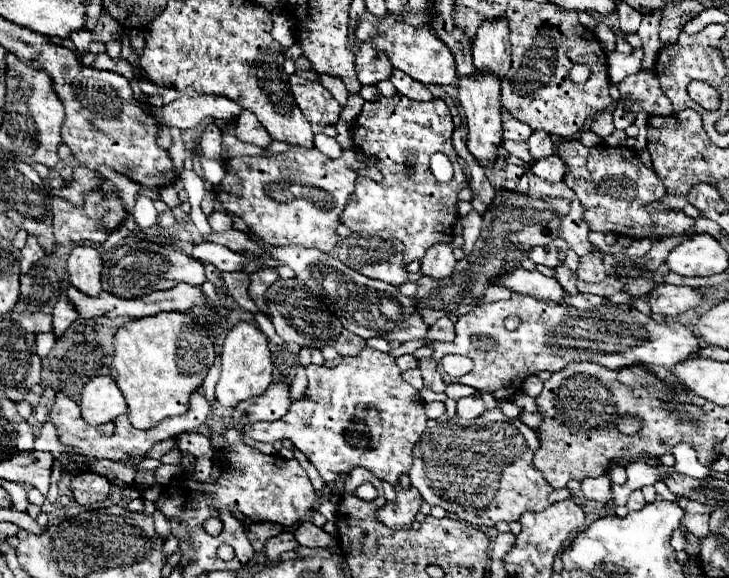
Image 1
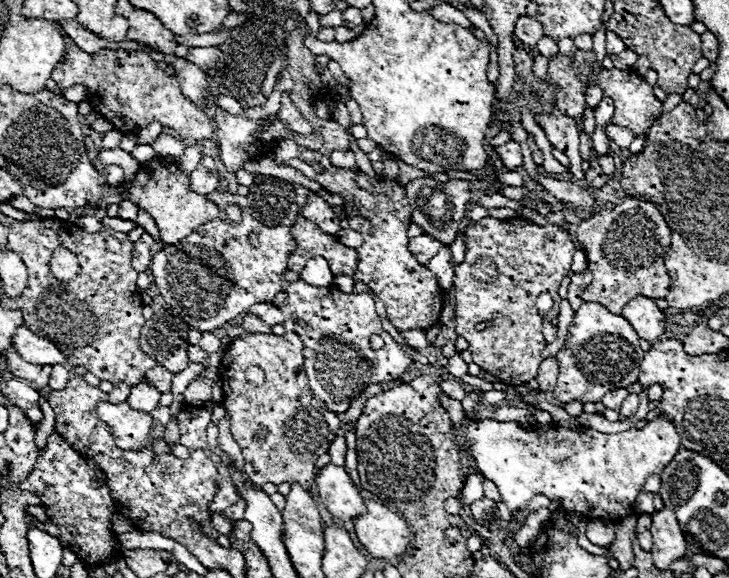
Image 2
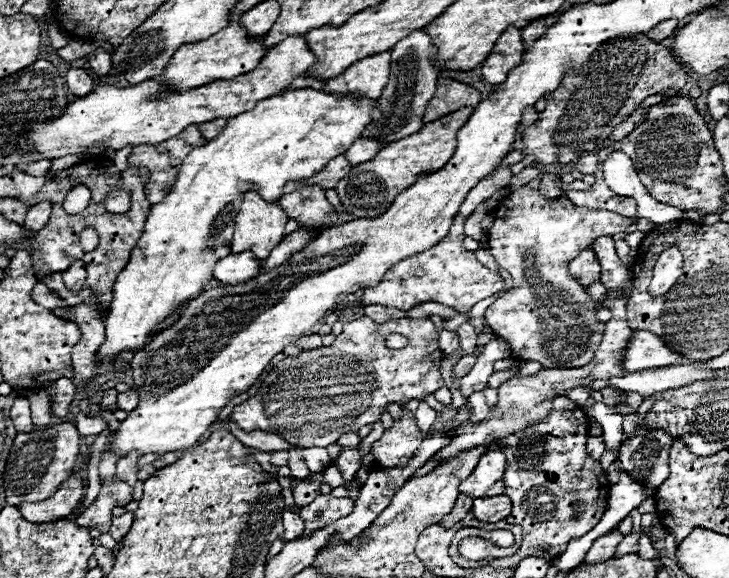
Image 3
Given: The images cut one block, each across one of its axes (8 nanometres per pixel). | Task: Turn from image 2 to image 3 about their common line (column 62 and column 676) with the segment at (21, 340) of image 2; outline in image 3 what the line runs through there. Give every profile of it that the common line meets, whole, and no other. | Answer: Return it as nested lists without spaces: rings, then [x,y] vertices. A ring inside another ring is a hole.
[[[638,330],[632,334],[632,340],[628,340],[626,344],[622,364],[626,372],[636,372],[636,370],[650,370],[658,366],[682,364],[682,360],[684,358],[676,352],[670,352],[668,346],[664,346],[656,334],[648,330]]]

